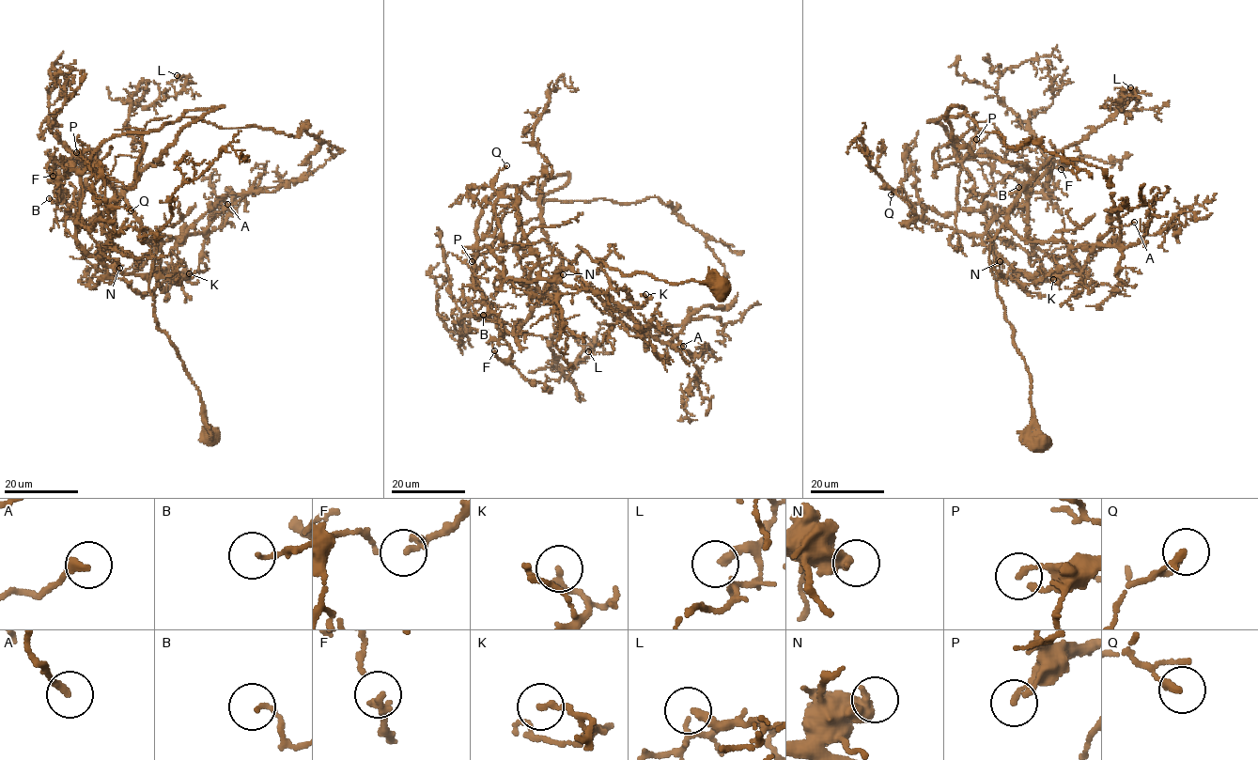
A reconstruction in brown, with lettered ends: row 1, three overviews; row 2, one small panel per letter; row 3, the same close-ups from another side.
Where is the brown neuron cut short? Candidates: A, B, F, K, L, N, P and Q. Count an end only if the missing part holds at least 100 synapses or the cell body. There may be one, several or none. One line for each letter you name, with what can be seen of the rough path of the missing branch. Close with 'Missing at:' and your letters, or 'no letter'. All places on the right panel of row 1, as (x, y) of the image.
Missing at: no letter

